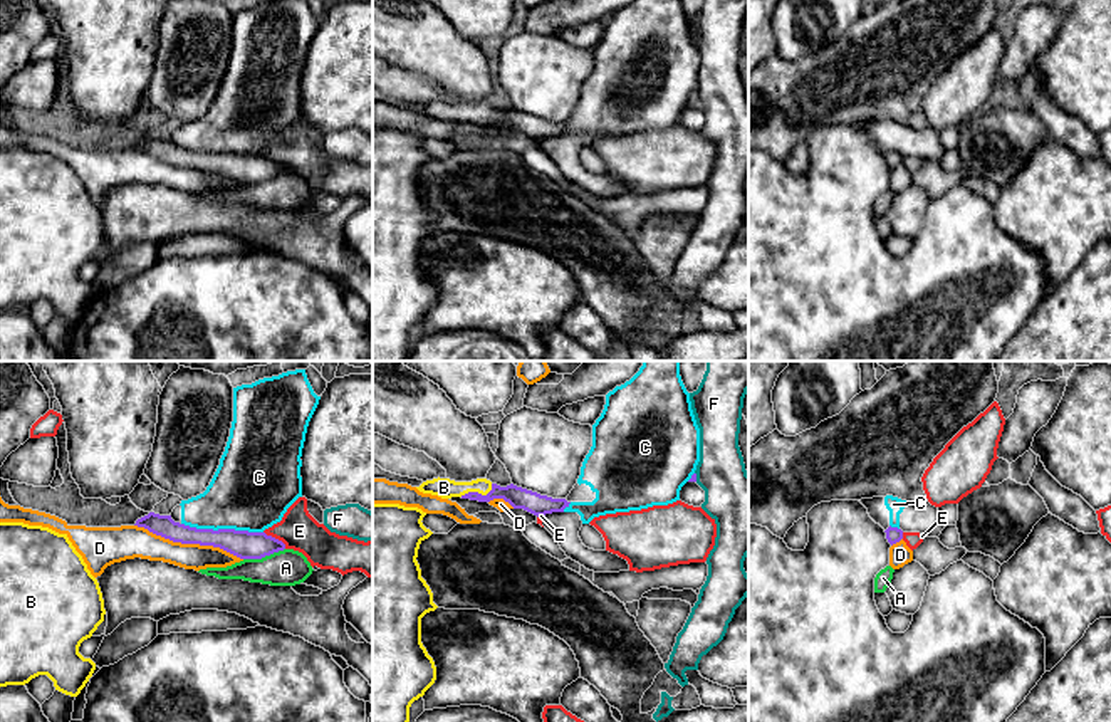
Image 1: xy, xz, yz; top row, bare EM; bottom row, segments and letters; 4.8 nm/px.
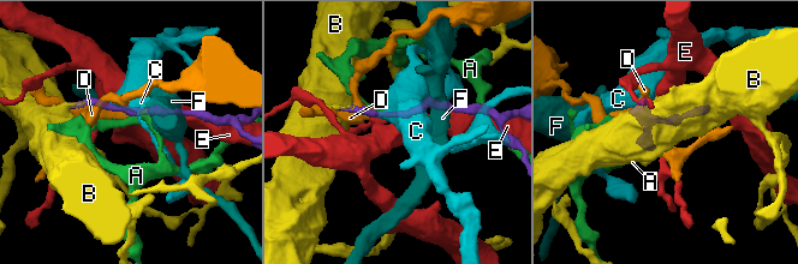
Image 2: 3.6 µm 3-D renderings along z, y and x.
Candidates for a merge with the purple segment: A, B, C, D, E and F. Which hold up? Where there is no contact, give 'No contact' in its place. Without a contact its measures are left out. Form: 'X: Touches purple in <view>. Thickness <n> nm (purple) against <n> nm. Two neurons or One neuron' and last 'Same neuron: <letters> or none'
A: Touches purple in xy. Thickness 140 nm (purple) against 180 nm. Two neurons
B: Touches purple in xz. Thickness 100 nm (purple) against 100 nm. One neuron
C: Touches purple in xy. Thickness 140 nm (purple) against 380 nm. Two neurons
D: Touches purple in xy. Thickness 130 nm (purple) against 140 nm. Two neurons
E: Touches purple in xy. Thickness 140 nm (purple) against 190 nm. Two neurons
F: Touches purple in xz. Thickness 30 nm (purple) against 280 nm. Two neurons
Same neuron: B

